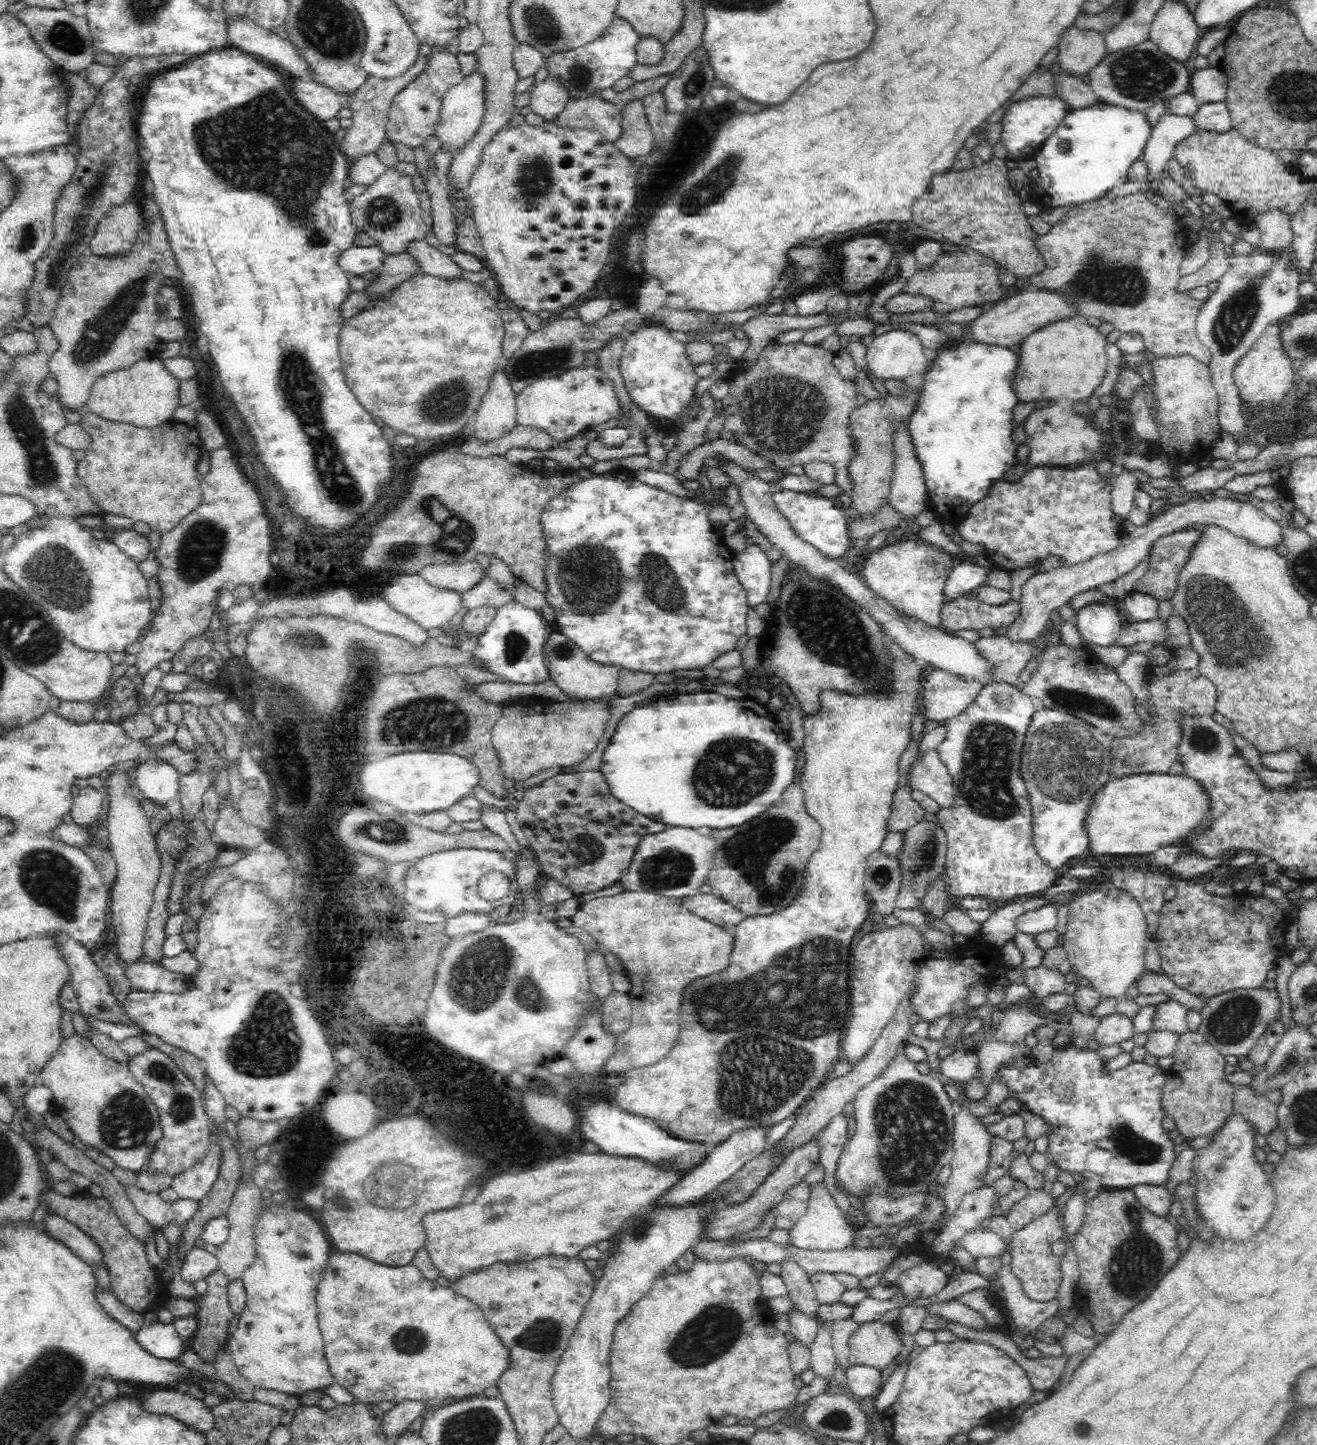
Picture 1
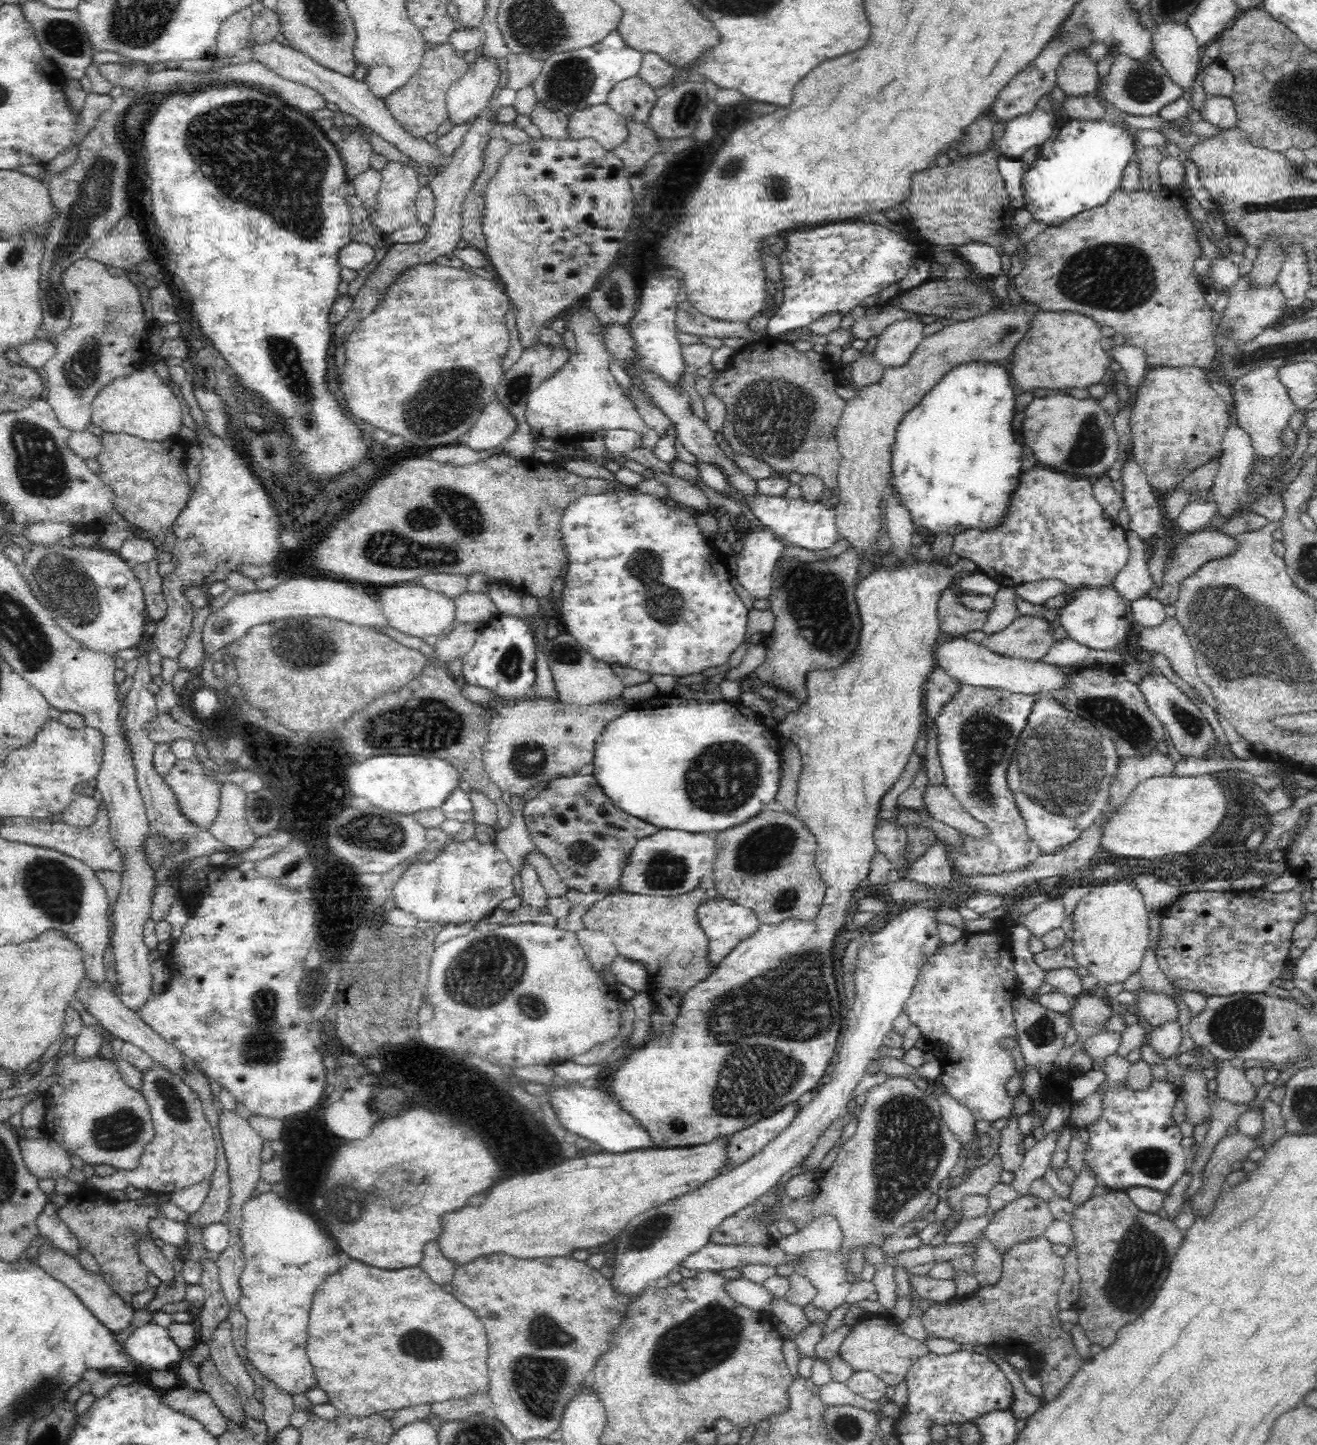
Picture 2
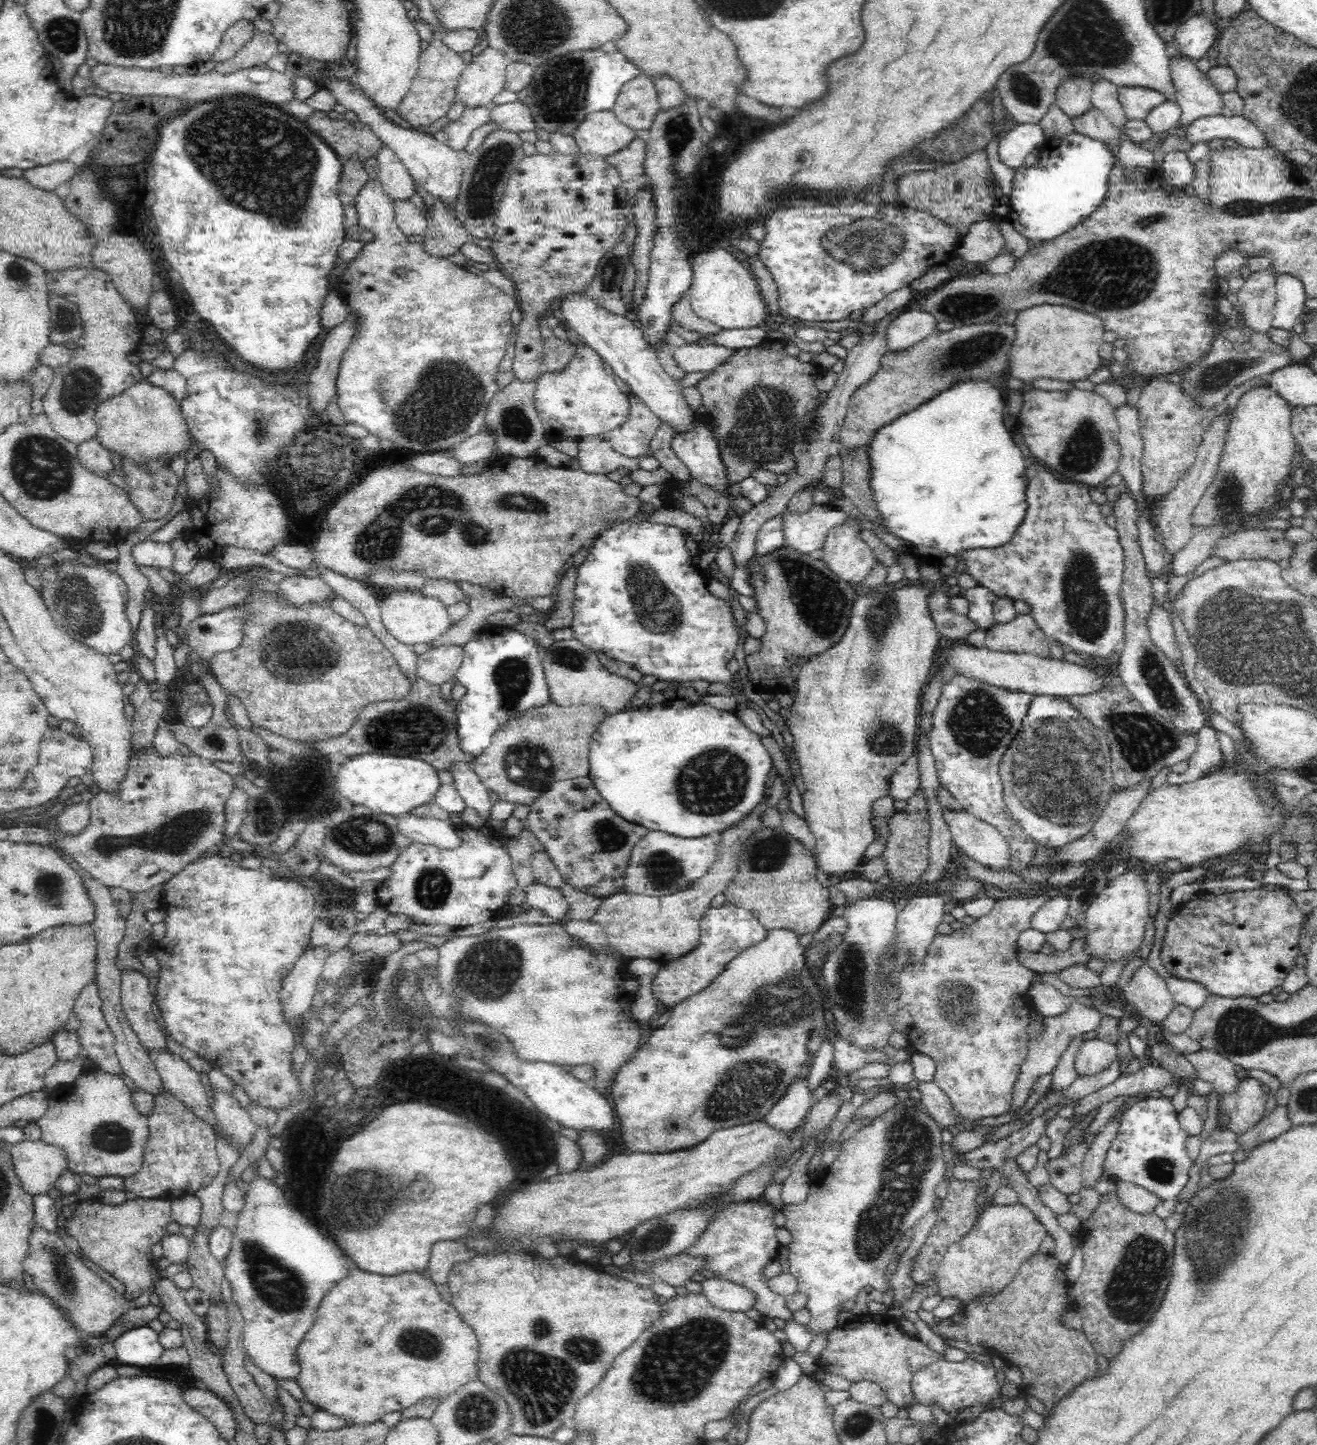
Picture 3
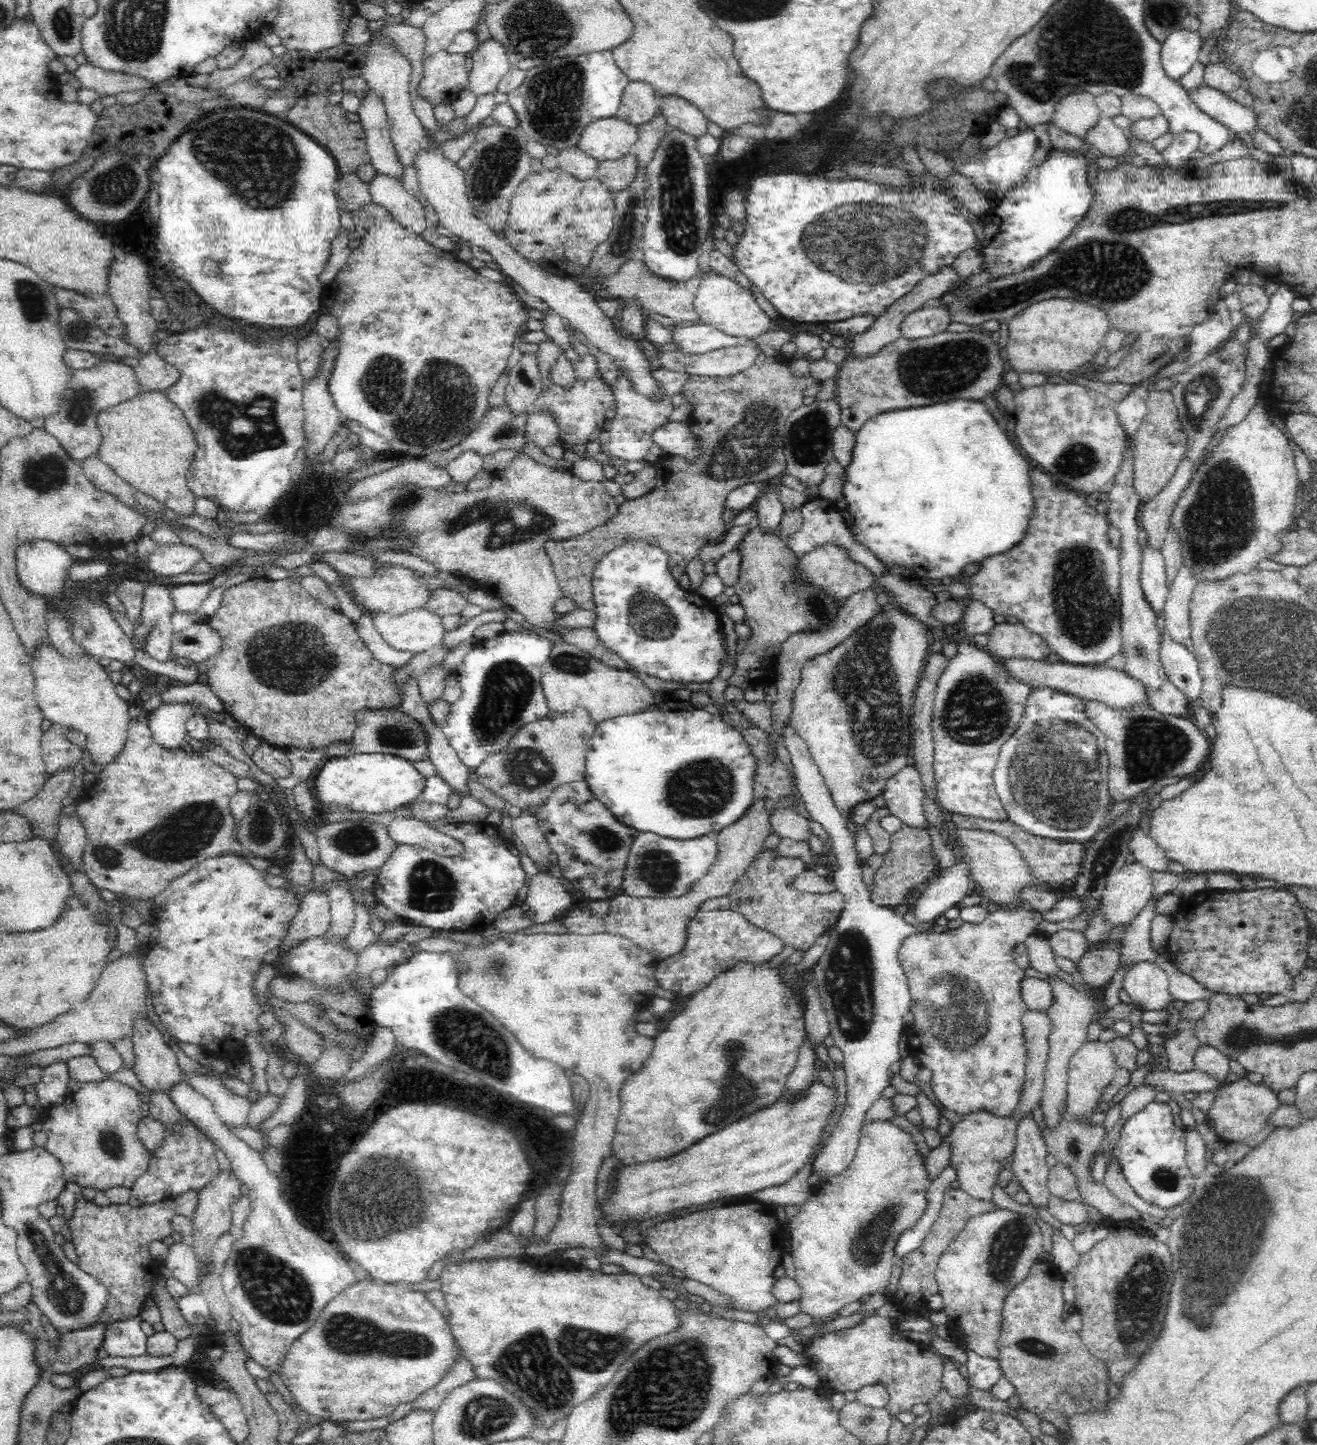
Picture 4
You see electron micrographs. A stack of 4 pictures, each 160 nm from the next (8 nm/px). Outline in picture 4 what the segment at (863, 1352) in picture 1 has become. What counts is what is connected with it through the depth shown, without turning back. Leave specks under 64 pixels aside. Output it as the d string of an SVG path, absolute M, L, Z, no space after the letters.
M873 1315L854 1328L814 1337L803 1352L808 1364L836 1392L856 1392L863 1386L881 1384L889 1392L889 1403L885 1407L896 1416L899 1412L910 1411L915 1404L928 1404L942 1389L939 1382L943 1362L929 1347L918 1341L908 1341L893 1320Z

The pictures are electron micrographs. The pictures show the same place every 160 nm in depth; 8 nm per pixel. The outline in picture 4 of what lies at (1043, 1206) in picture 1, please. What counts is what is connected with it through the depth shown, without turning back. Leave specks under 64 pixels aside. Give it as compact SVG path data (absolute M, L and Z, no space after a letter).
M998 1208L985 1214L978 1214L970 1218L962 1233L958 1235L948 1249L938 1260L938 1266L935 1270L935 1277L938 1285L938 1294L943 1298L943 1309L949 1318L948 1324L958 1328L964 1335L963 1349L972 1349L978 1355L996 1359L999 1356L999 1350L996 1346L996 1339L1000 1336L1000 1324L1002 1324L1003 1300L1012 1287L1019 1283L1032 1269L1034 1264L1040 1260L1040 1254L1043 1250L1044 1236L1038 1224L1014 1210Z

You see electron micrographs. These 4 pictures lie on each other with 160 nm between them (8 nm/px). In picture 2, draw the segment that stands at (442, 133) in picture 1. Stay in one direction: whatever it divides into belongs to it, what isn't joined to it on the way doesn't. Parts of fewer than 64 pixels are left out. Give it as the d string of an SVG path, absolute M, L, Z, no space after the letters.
M479 55L464 76L447 90L445 107L450 124L460 126L474 120L486 108L498 79L496 63Z

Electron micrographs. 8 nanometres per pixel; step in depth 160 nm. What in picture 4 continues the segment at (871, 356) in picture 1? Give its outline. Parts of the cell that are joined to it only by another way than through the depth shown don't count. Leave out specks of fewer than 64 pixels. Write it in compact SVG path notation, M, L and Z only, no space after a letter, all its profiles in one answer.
M928 303L906 316L899 327L902 338L918 340L946 331L949 324L951 322L943 305Z

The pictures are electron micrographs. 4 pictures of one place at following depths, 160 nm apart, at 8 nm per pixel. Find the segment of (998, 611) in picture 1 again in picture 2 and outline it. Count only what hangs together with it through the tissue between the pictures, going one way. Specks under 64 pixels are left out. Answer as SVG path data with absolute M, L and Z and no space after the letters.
M943 590L938 602L937 617L943 632L953 637L962 637L969 632L983 630L988 620L988 611L972 610L950 590Z

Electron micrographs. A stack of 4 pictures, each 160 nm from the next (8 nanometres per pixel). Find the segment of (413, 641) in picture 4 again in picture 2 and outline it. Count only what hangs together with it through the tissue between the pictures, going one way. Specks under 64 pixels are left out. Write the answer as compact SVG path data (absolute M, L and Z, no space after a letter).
M404 581L401 584L382 586L382 590L375 595L382 606L384 615L390 621L390 626L404 634L422 639L428 638L428 636L439 638L455 624L454 599L424 587L416 581Z

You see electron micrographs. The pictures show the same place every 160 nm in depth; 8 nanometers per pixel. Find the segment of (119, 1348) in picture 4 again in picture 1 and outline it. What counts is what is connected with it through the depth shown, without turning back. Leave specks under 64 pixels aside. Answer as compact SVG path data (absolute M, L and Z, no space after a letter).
M162 1324L145 1325L137 1332L136 1341L156 1357L164 1359L178 1358L184 1352L184 1340L180 1339L175 1326Z

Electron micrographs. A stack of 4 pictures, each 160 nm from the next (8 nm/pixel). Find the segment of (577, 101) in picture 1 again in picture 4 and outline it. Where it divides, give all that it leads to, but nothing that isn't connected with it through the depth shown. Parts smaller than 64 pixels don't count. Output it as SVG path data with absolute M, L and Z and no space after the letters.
M614 116L588 123L582 129L581 137L576 145L588 156L605 161L630 153L637 138L635 126Z

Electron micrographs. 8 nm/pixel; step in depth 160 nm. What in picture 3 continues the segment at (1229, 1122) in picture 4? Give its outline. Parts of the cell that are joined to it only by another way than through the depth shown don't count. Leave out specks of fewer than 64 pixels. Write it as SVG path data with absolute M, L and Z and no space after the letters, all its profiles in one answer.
M1245 1077L1236 1092L1226 1095L1225 1098L1218 1096L1216 1100L1218 1109L1228 1113L1230 1117L1228 1128L1238 1135L1264 1118L1267 1095L1262 1083L1256 1078Z

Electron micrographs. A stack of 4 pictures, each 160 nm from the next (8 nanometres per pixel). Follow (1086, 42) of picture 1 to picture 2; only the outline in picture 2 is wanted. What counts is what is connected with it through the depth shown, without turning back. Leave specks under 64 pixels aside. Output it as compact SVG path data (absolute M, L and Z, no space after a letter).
M1086 47L1068 50L1060 59L1055 74L1058 85L1070 95L1092 94L1099 82L1096 59L1090 57Z

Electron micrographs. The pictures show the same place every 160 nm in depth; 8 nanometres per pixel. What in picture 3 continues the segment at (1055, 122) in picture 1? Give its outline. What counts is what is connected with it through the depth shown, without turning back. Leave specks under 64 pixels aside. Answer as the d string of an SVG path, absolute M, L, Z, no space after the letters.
M1014 123L999 141L998 157L1004 164L1018 170L1034 148L1039 148L1046 138L1040 123Z

